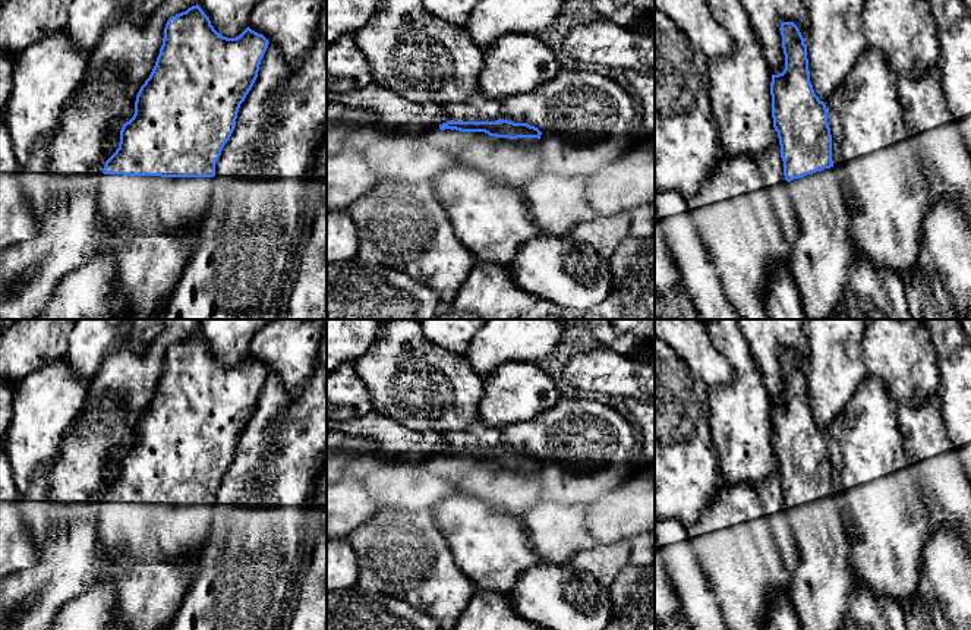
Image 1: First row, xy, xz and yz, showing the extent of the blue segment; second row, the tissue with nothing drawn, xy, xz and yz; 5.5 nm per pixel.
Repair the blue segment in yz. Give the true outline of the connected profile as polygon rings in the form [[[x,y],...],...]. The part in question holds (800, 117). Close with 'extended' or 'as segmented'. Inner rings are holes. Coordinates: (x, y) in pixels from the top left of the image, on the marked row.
[[[782,22],[779,31],[785,69],[772,75],[772,117],[786,180],[781,193],[792,207],[800,230],[798,239],[791,243],[788,265],[801,293],[807,319],[827,319],[842,300],[848,273],[855,261],[855,248],[849,236],[849,211],[832,161],[829,110],[814,94],[810,82],[807,44],[794,22]]] | extended

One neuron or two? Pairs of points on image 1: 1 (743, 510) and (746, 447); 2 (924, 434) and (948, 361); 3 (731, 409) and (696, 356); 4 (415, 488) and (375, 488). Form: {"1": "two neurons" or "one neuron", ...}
{"1": "two neurons", "2": "two neurons", "3": "two neurons", "4": "one neuron"}

